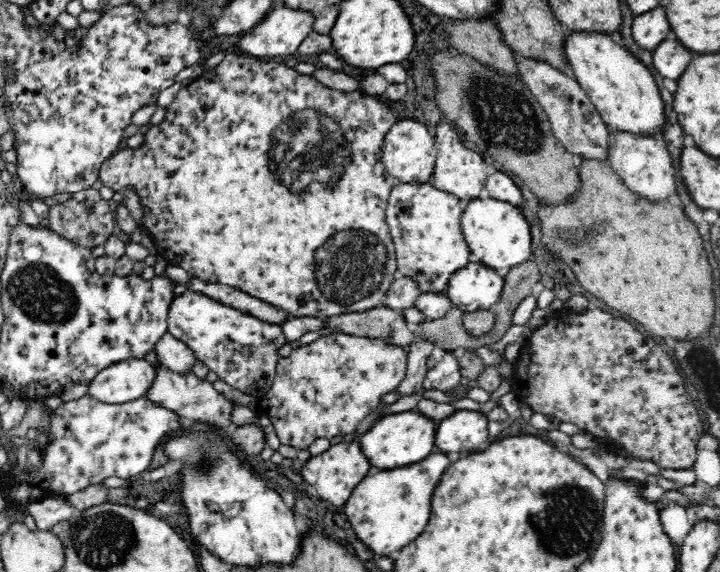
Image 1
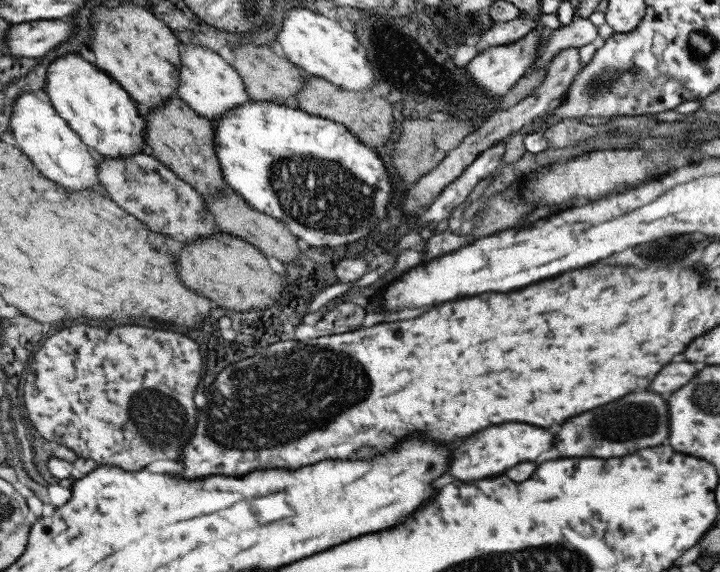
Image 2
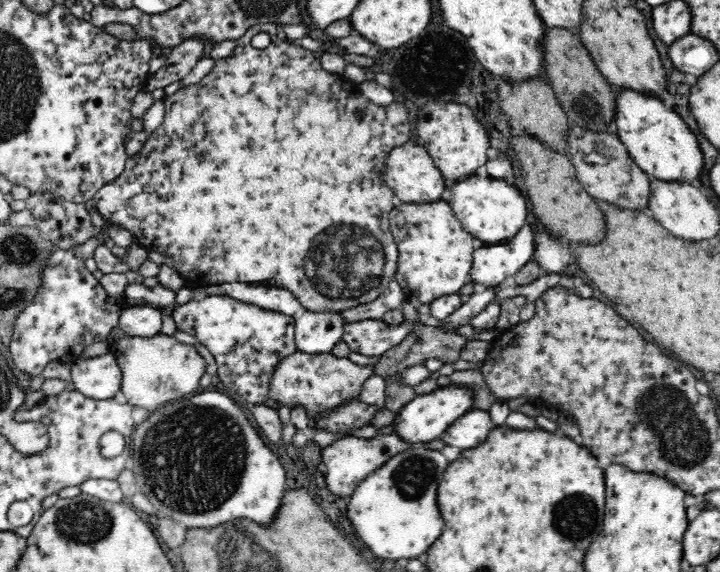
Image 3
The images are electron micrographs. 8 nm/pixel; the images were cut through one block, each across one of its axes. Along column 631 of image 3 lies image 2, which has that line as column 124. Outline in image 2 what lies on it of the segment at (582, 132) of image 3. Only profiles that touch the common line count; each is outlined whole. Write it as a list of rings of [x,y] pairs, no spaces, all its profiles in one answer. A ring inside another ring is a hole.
[[[138,151],[128,157],[100,156],[97,176],[101,190],[108,197],[120,208],[144,221],[155,233],[168,235],[178,242],[190,243],[220,231],[204,196],[152,155]]]

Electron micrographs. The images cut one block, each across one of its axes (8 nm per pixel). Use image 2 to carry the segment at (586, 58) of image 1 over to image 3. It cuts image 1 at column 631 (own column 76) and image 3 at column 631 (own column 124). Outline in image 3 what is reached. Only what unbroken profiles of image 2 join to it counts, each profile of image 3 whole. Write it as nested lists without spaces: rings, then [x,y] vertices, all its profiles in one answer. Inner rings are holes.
[[[618,89],[616,92],[617,112],[615,113],[615,122],[617,133],[622,144],[627,148],[634,162],[650,177],[666,183],[684,183],[689,184],[693,180],[696,182],[700,179],[700,172],[704,168],[704,154],[700,148],[696,136],[686,122],[673,111],[669,111],[664,102],[653,94],[642,94],[635,90]]]

